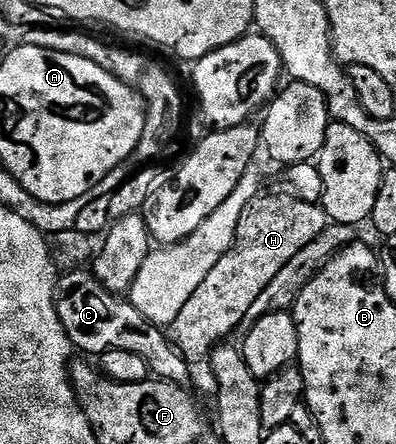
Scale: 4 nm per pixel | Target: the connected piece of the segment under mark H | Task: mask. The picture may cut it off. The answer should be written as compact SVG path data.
M265 193L253 199L251 205L247 205L243 217L239 217L239 229L233 247L227 249L223 257L219 257L219 265L215 265L215 269L207 273L203 285L199 285L199 289L191 293L187 305L179 309L179 313L168 328L167 334L172 339L174 347L190 361L208 360L213 348L228 340L225 338L233 330L236 332L240 328L243 317L247 317L247 309L251 309L255 297L259 297L259 293L263 293L263 289L271 285L271 280L279 274L279 269L283 269L283 265L287 265L287 261L291 261L291 257L299 253L299 249L307 249L307 245L311 245L311 241L315 241L315 237L319 237L319 233L323 233L323 229L328 227L330 222L329 216L320 205L303 201L292 193L286 195Z

